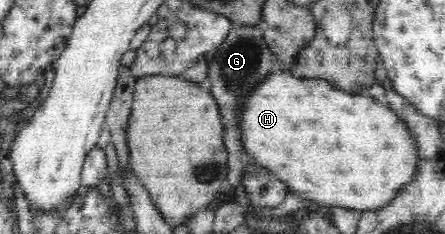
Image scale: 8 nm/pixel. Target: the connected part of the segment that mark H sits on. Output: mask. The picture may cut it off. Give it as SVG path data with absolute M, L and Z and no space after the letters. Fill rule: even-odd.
M289 70L273 71L269 74L269 78L265 82L257 84L255 90L250 90L243 98L243 108L239 112L239 126L241 140L245 152L253 158L254 162L269 169L275 177L285 183L289 191L297 192L297 194L307 194L305 198L311 198L311 201L319 205L328 207L341 207L344 209L355 209L359 211L373 210L384 207L396 197L396 194L413 180L413 175L417 170L417 163L421 160L418 155L415 139L410 134L405 121L401 121L395 112L387 106L381 104L379 100L373 100L373 97L363 96L359 94L347 94L341 89L333 87L329 82L317 78L317 80L305 80L305 78L295 78Z

